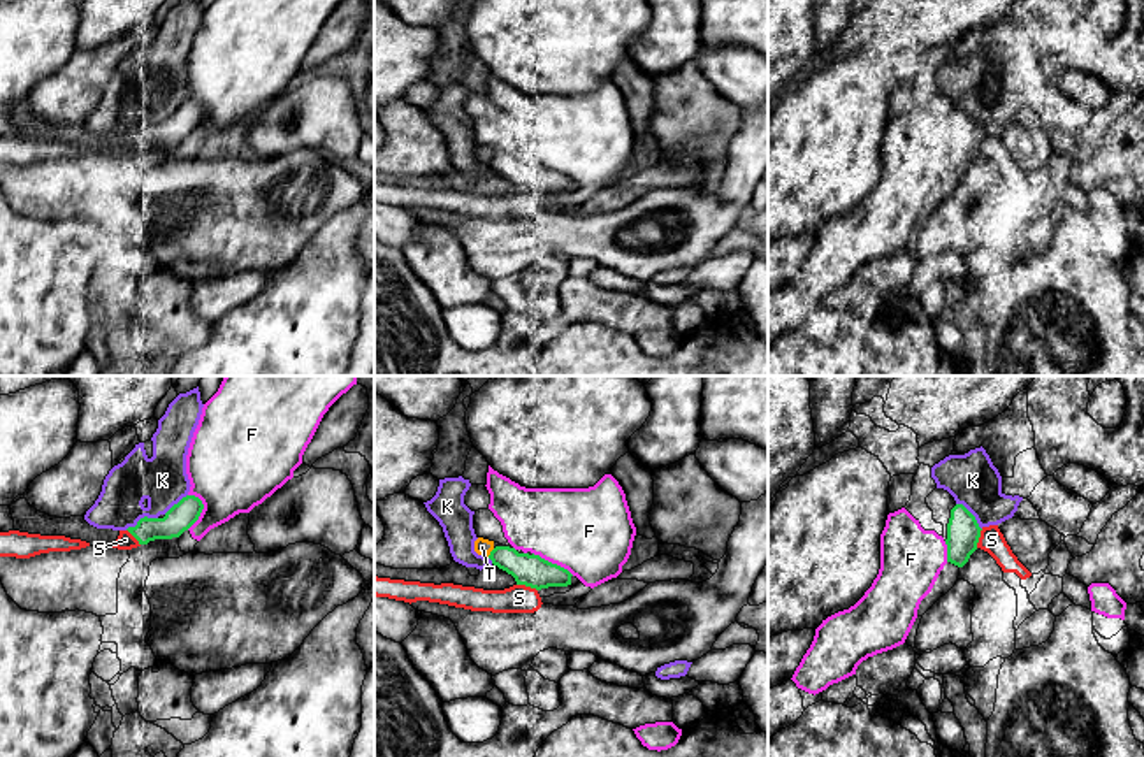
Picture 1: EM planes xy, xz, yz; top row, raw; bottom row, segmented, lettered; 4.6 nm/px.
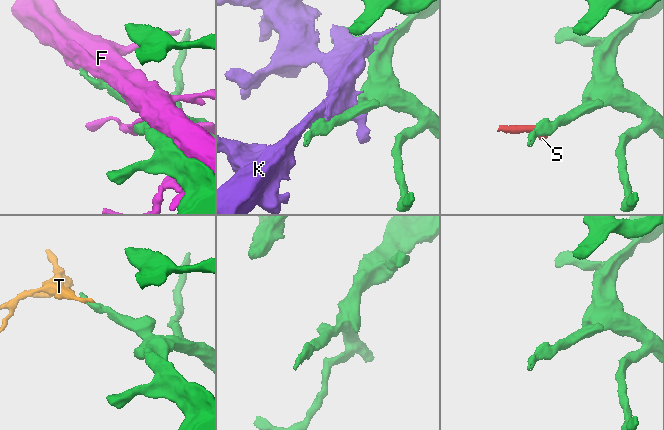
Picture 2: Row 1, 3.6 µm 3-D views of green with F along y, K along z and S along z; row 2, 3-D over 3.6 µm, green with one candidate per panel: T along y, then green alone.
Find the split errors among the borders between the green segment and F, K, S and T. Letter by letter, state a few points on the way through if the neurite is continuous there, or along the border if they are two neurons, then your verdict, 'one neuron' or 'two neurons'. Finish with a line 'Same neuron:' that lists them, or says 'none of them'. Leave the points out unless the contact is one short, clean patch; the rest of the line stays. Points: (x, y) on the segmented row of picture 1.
F: two neurons
K: two neurons
S: two neurons
T: two neurons
Same neuron: none of them

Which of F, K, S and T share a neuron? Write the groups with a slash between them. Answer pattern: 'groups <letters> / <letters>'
groups F S / K / T

